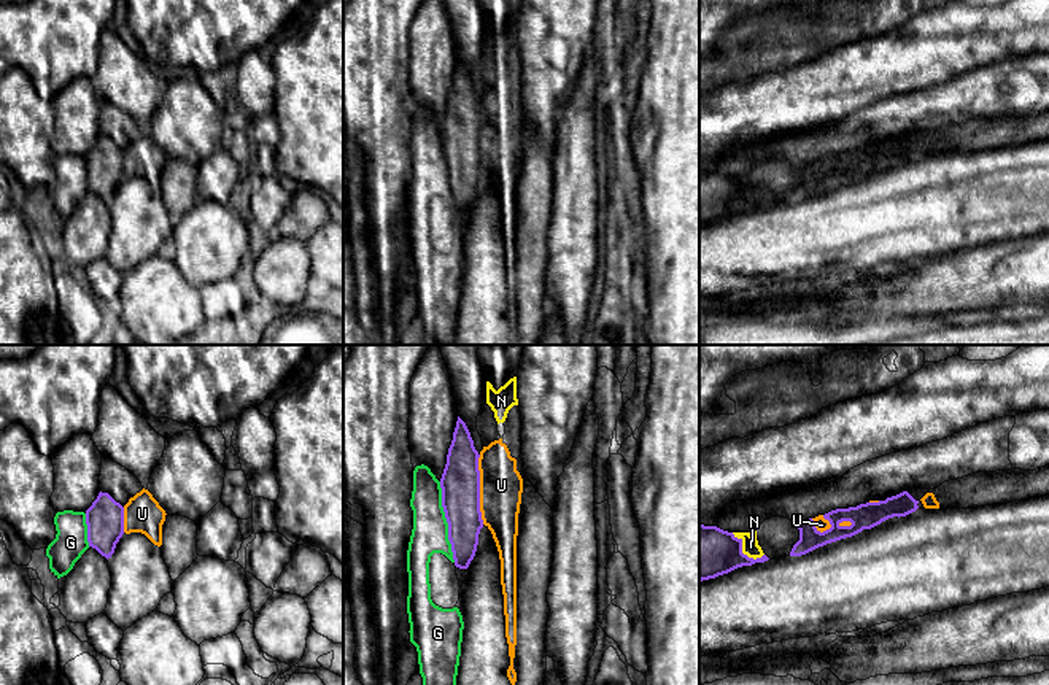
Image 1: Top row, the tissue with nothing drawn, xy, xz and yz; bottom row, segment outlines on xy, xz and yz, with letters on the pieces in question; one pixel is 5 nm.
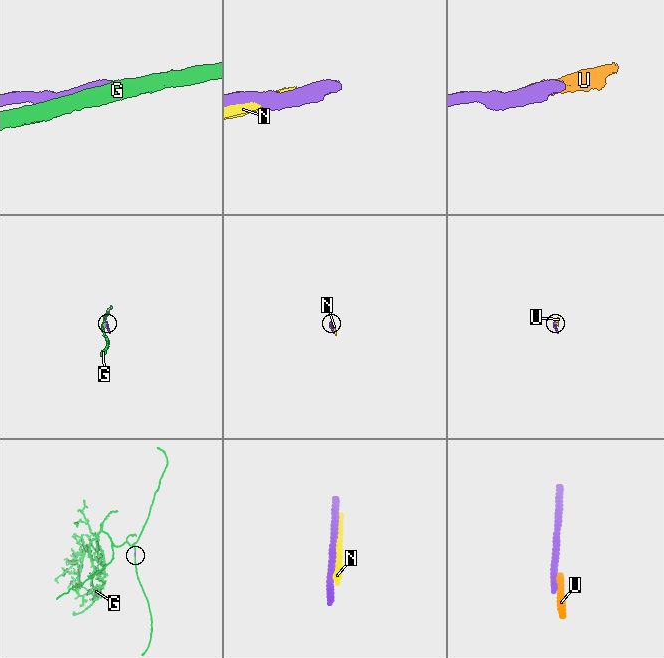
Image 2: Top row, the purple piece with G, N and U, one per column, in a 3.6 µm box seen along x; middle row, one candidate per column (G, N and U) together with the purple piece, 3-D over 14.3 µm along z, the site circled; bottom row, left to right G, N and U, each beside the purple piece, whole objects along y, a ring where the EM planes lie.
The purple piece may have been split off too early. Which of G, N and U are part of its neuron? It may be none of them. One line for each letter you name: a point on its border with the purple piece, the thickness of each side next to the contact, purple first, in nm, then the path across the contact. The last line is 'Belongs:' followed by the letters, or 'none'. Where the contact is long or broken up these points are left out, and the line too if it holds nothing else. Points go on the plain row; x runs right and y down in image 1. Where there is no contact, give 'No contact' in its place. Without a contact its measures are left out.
Belongs: none

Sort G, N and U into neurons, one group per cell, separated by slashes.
G / N U

